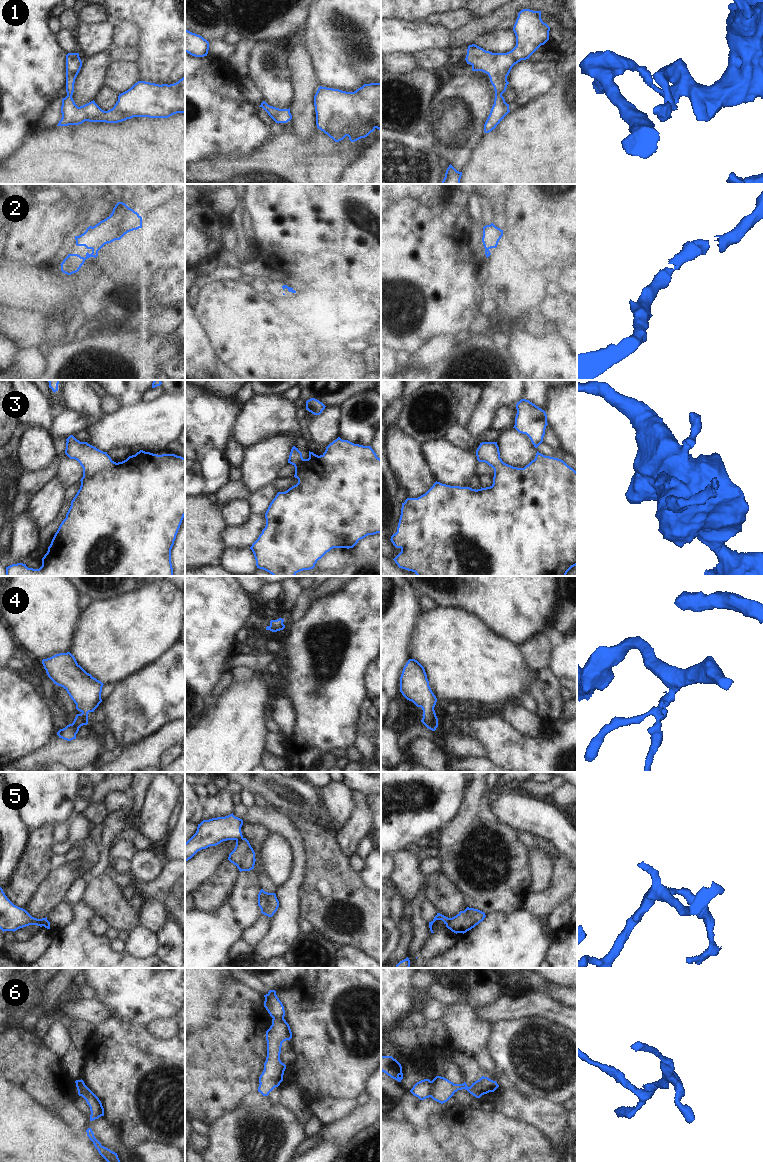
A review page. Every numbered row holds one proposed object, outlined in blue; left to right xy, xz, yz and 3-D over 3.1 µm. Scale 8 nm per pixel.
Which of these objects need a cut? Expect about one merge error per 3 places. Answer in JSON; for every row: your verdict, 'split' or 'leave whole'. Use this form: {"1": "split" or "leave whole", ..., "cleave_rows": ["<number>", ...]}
{"1": "leave whole", "2": "leave whole", "3": "leave whole", "4": "leave whole", "5": "split", "6": "split", "cleave_rows": ["5", "6"]}

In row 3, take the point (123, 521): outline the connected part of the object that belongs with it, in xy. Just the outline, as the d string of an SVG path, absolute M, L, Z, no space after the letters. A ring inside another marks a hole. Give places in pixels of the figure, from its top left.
M73 435L66 439L65 454L77 460L83 468L81 486L71 501L66 518L55 533L47 553L42 558L39 569L28 568L26 564L17 563L6 567L6 576L173 576L171 549L185 516L185 458L175 454L157 455L140 450L122 462L114 462L107 452L103 452L87 442L80 442Z

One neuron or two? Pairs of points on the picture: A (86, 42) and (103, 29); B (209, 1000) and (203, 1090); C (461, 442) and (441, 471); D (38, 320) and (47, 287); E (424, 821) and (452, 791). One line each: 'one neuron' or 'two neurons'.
A: one neuron
B: two neurons
C: two neurons
D: two neurons
E: one neuron

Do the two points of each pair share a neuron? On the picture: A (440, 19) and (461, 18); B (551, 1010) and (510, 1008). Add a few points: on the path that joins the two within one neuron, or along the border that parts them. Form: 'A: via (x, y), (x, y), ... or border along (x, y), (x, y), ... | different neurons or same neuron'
A: via (445, 19), (456, 19) | same neuron
B: via (541, 1006), (520, 1006) | same neuron

